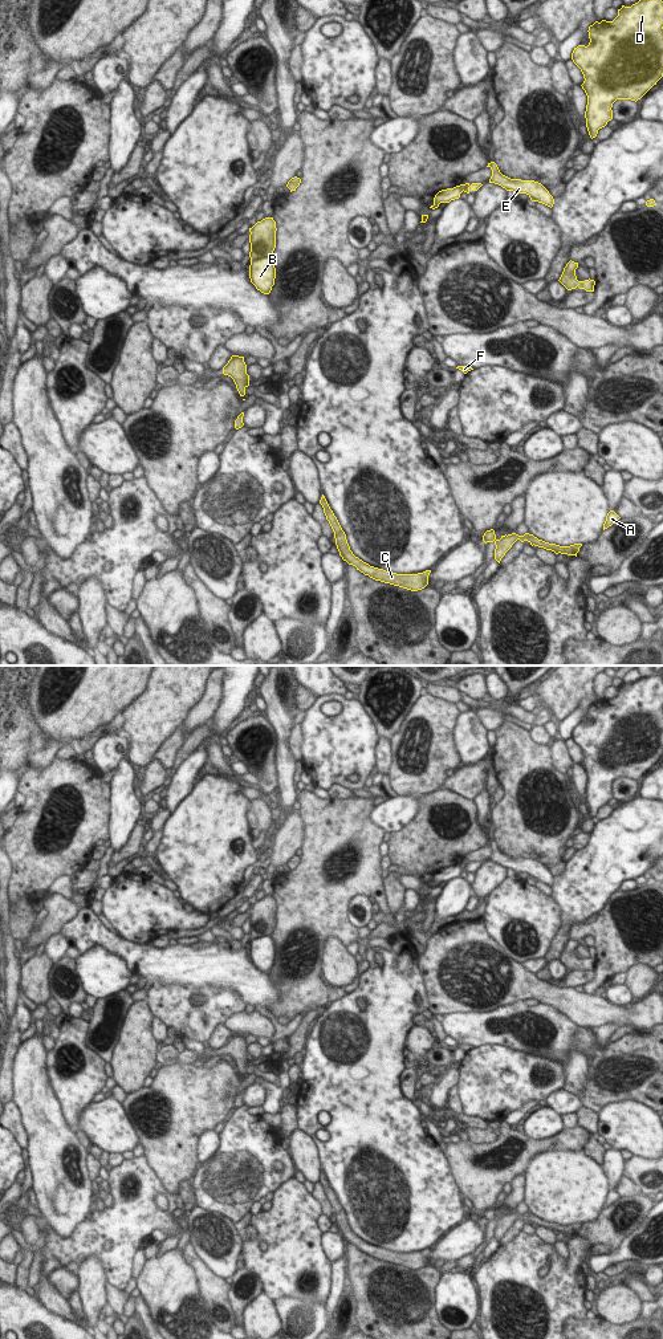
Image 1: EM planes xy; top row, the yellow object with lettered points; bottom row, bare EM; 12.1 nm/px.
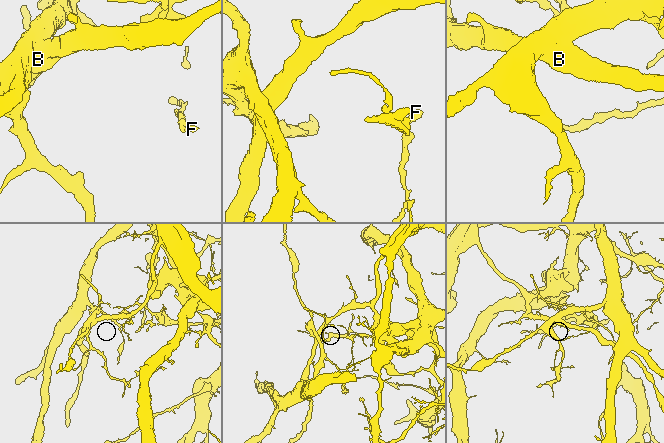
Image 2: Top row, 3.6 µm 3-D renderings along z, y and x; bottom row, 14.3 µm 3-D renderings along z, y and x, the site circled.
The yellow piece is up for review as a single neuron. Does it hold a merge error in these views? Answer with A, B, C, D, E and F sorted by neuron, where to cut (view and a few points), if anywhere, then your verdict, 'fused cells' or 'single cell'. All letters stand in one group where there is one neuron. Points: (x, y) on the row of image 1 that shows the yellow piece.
A B C D F / E | xy (426, 215), (422, 218) | fused cells

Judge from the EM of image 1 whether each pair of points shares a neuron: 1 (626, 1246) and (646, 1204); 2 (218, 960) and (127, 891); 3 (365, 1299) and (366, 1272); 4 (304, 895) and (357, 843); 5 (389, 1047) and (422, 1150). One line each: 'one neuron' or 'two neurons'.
1: two neurons
2: two neurons
3: one neuron
4: one neuron
5: one neuron

